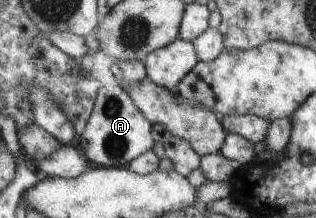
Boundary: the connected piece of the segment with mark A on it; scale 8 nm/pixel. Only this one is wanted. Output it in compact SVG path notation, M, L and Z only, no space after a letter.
M122 86L100 87L96 97L95 112L88 121L87 128L80 135L80 146L88 160L95 166L123 167L129 165L136 157L154 147L152 135L153 123L136 107L130 95Z

